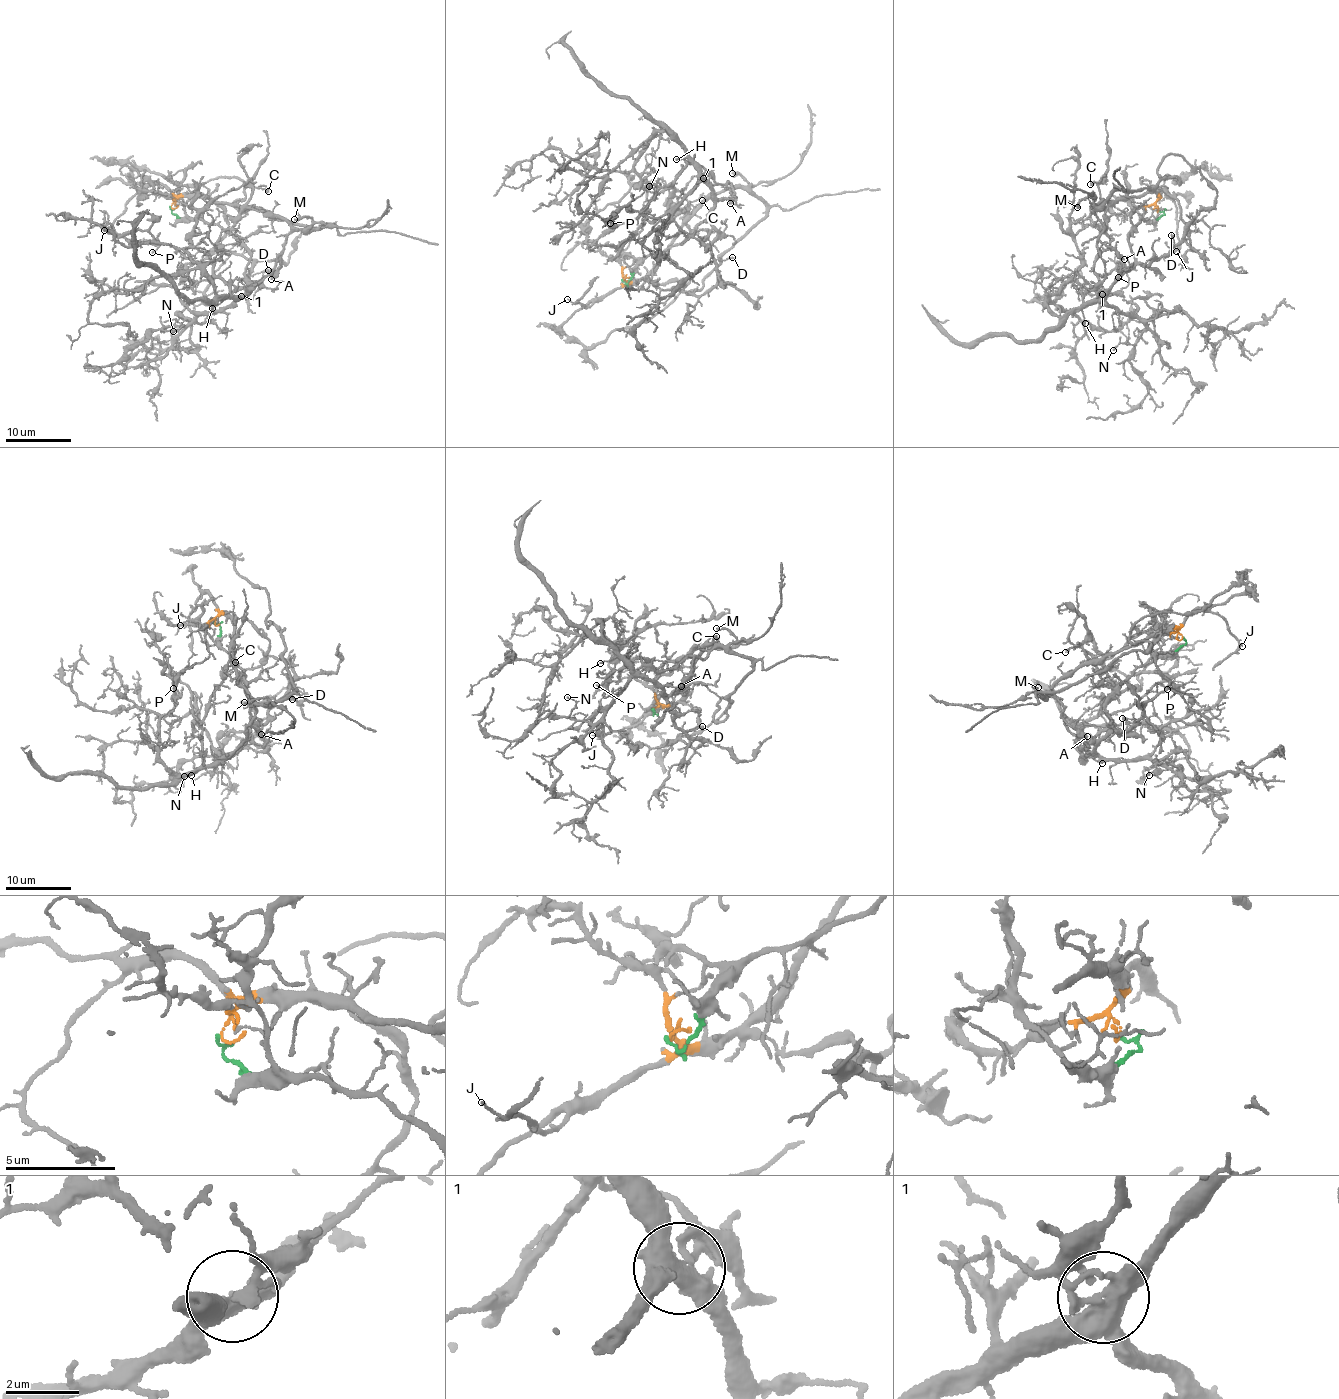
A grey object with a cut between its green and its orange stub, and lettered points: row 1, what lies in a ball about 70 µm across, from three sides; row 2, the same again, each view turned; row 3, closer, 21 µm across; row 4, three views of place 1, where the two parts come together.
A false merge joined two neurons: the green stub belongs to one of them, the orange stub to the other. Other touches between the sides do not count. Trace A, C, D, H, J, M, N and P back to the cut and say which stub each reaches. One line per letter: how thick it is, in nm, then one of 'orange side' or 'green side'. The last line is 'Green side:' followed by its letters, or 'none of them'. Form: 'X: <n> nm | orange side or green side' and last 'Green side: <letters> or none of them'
A: 400 nm | orange side
C: 140 nm | green side
D: 160 nm | green side
H: 140 nm | green side
J: 80 nm | orange side
M: 170 nm | orange side
N: 140 nm | green side
P: 110 nm | green side
Green side: C, D, H, N, P

